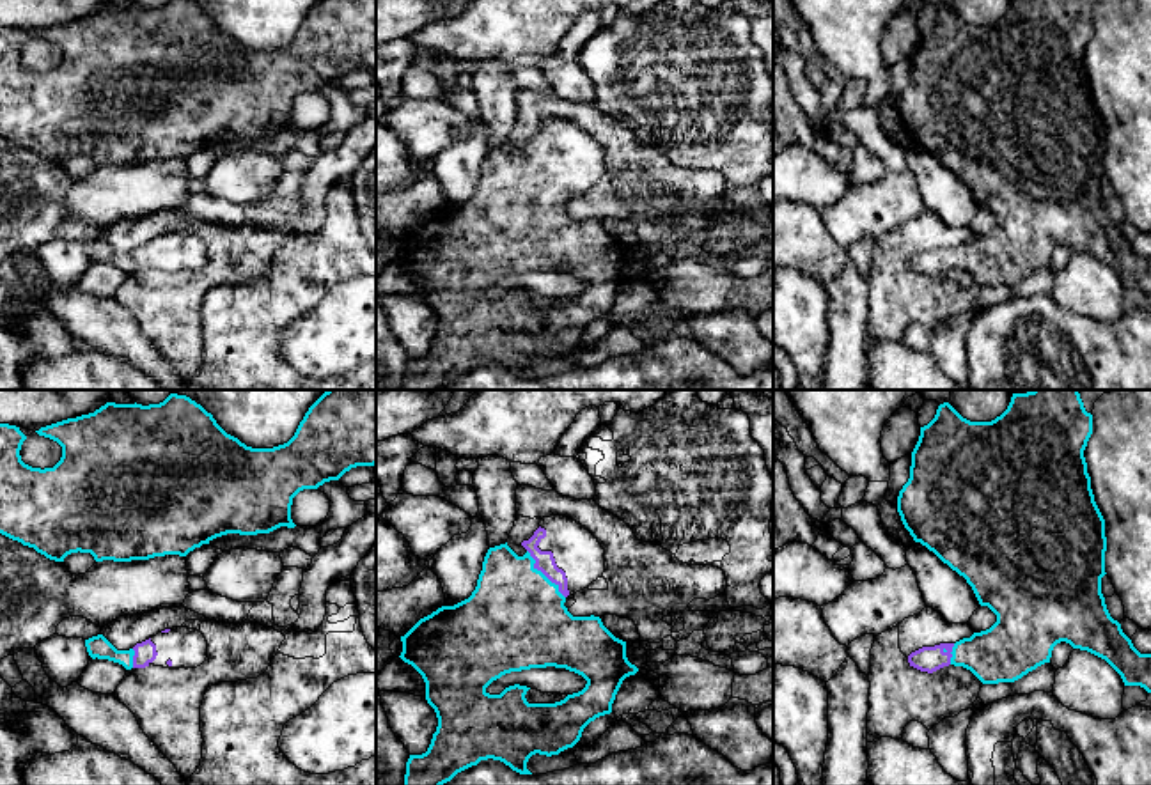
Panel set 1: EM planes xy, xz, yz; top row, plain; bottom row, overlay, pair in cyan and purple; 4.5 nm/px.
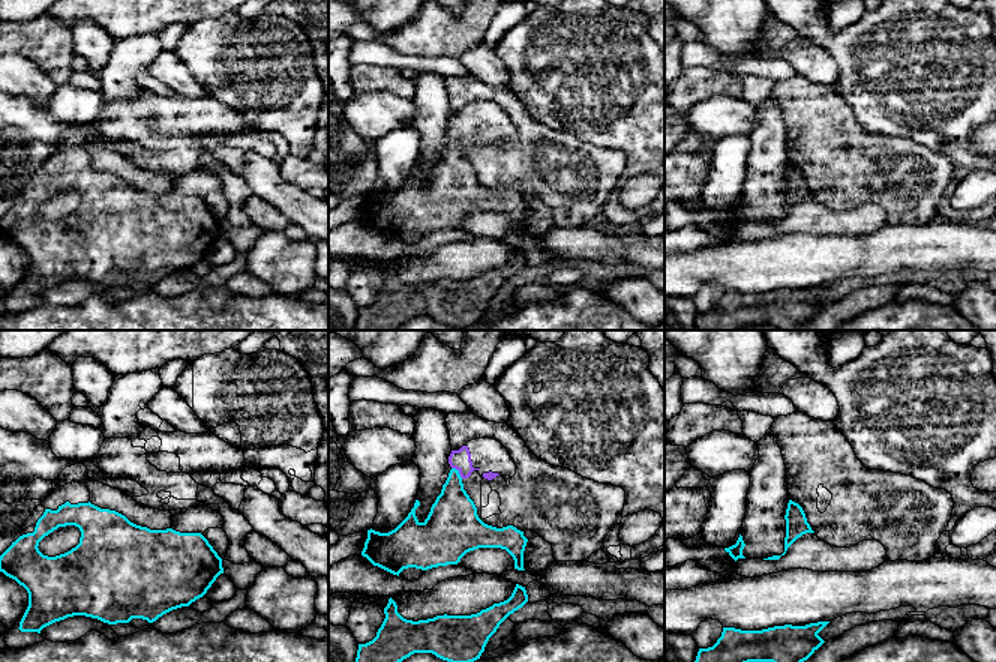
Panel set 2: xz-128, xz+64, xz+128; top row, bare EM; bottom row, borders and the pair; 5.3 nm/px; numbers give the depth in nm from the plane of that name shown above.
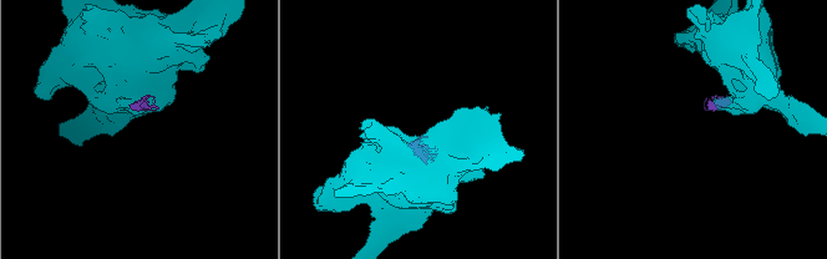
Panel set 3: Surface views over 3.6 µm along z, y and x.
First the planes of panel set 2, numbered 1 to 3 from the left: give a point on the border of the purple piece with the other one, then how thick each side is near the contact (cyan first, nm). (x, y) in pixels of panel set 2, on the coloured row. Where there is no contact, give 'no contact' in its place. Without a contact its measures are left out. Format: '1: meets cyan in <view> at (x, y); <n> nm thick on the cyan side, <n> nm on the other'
1: no contact
2: meets cyan in xz+64 at (458, 472); 260 nm thick on the cyan side, 110 nm on the other
3: no contact

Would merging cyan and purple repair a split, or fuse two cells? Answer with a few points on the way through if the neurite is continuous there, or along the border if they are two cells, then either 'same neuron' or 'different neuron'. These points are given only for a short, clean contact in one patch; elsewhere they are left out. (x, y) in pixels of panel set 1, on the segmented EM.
across xz (515, 619), (541, 573), (545, 562) | same neuron

